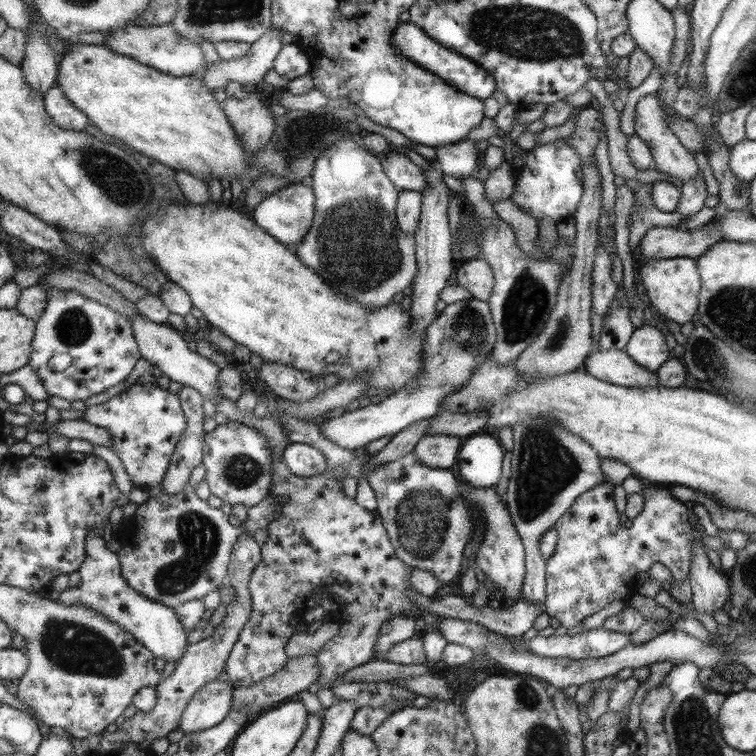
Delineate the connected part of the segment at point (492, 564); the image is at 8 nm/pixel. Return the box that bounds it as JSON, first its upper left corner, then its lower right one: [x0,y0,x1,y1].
[455,471,525,605]

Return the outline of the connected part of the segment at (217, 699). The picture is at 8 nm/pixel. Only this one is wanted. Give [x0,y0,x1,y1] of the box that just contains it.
[179,676,233,734]

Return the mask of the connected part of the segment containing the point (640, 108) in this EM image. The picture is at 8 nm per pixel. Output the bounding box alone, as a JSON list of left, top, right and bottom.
[634,94,702,183]

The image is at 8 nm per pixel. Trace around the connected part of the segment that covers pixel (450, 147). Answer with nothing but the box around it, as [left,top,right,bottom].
[436,140,479,178]

